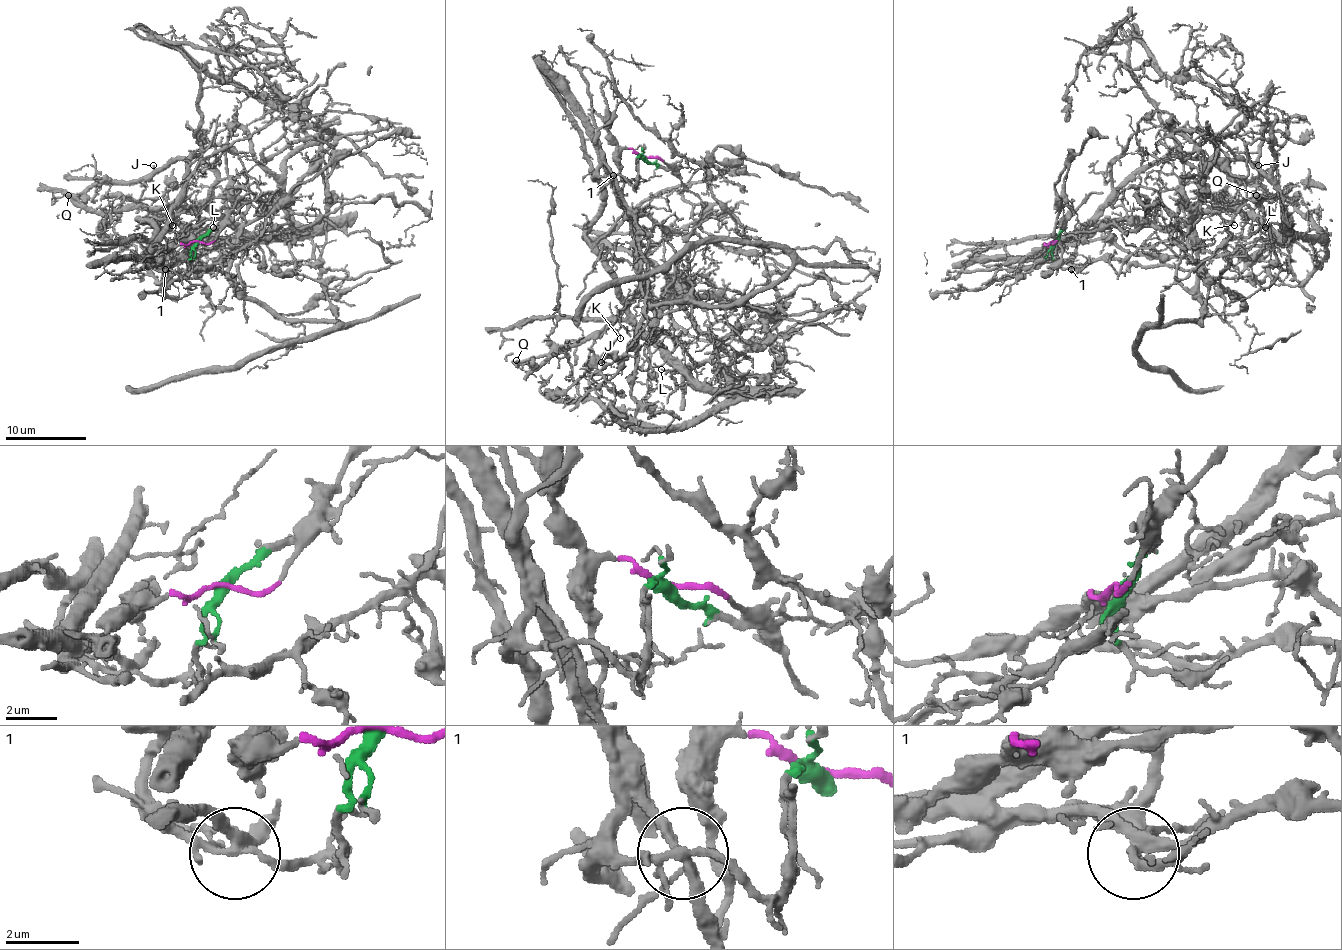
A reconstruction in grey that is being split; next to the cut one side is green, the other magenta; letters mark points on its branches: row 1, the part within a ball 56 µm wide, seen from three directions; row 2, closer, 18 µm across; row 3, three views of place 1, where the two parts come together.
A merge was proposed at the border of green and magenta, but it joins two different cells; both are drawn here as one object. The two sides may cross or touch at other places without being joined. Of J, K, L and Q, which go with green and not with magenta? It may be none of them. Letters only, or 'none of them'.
K, L

